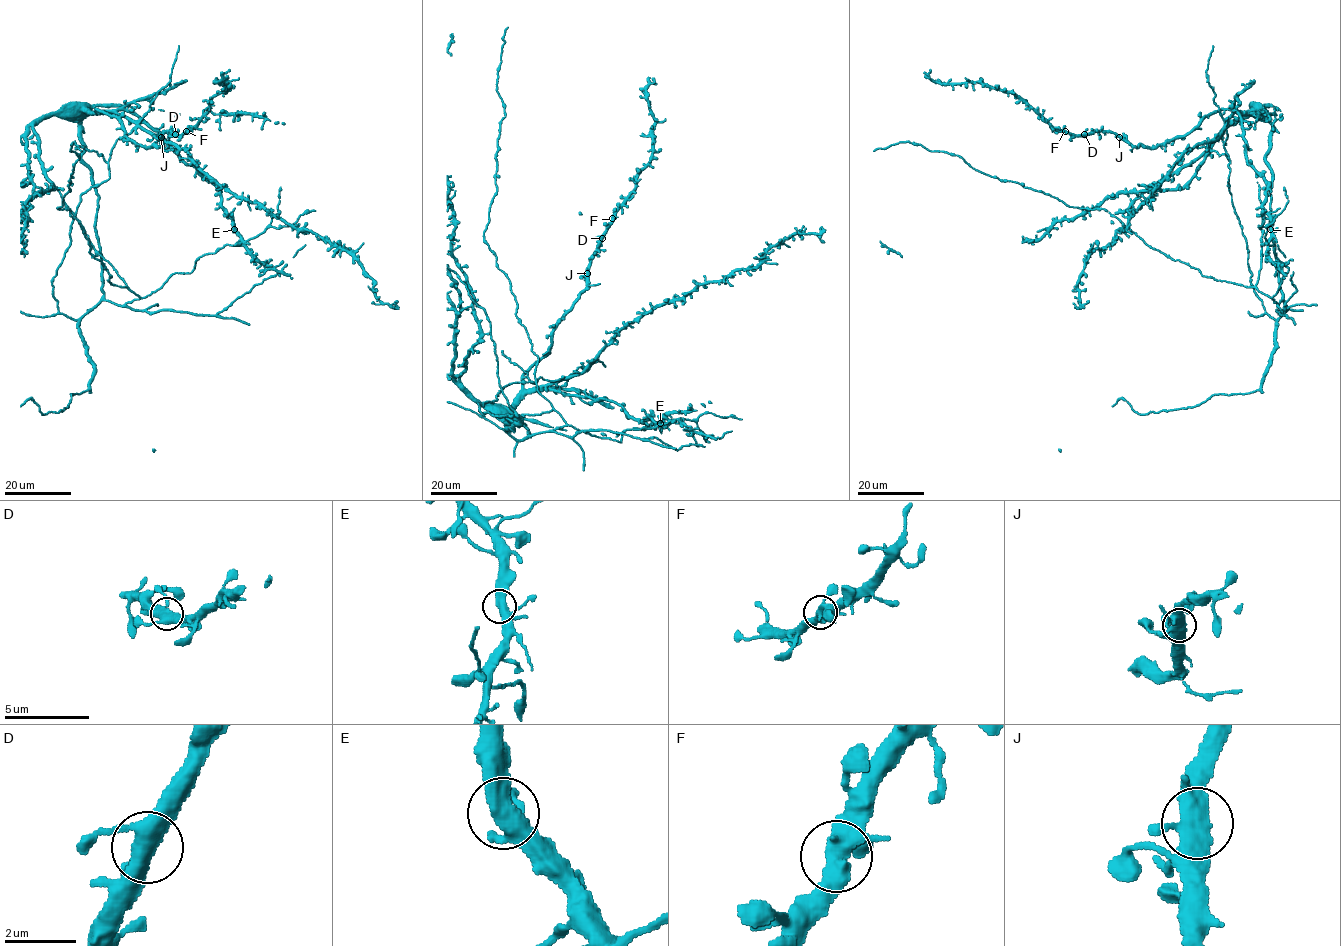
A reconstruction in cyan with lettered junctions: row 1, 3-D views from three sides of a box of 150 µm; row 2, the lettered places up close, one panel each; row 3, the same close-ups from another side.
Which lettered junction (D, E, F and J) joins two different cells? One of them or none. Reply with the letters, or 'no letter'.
no letter

